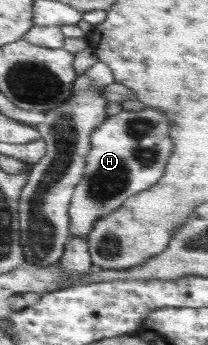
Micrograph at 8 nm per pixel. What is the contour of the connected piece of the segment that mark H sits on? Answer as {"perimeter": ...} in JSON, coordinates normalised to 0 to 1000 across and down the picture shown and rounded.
{"perimeter":[[[702,313],[668,325],[577,325],[514,339],[466,374],[438,386],[438,432],[409,455],[409,490],[394,522],[361,536],[351,571],[332,588],[337,672],[346,690],[418,690],[447,667],[457,643],[543,609],[563,609],[620,568],[678,557],[745,533],[779,516],[813,446],[832,441],[832,412],[813,400],[813,348],[784,348],[784,336],[745,313]]]}

